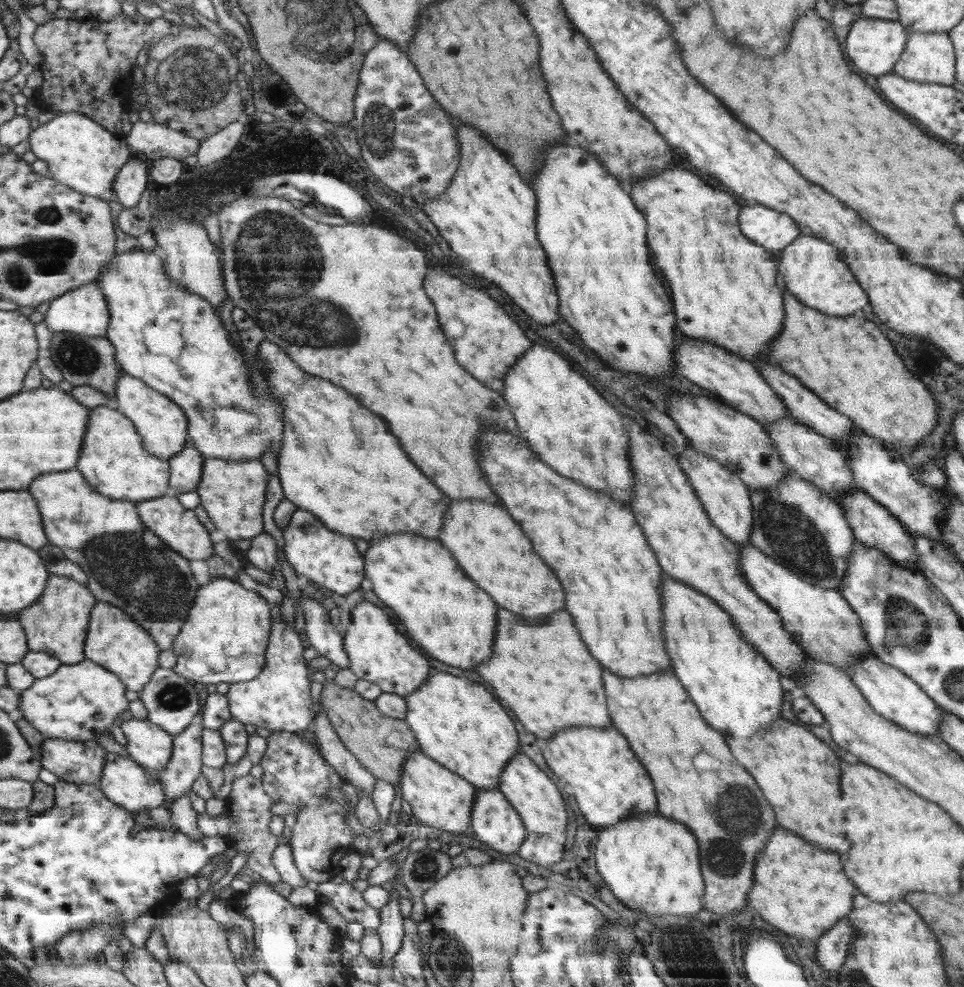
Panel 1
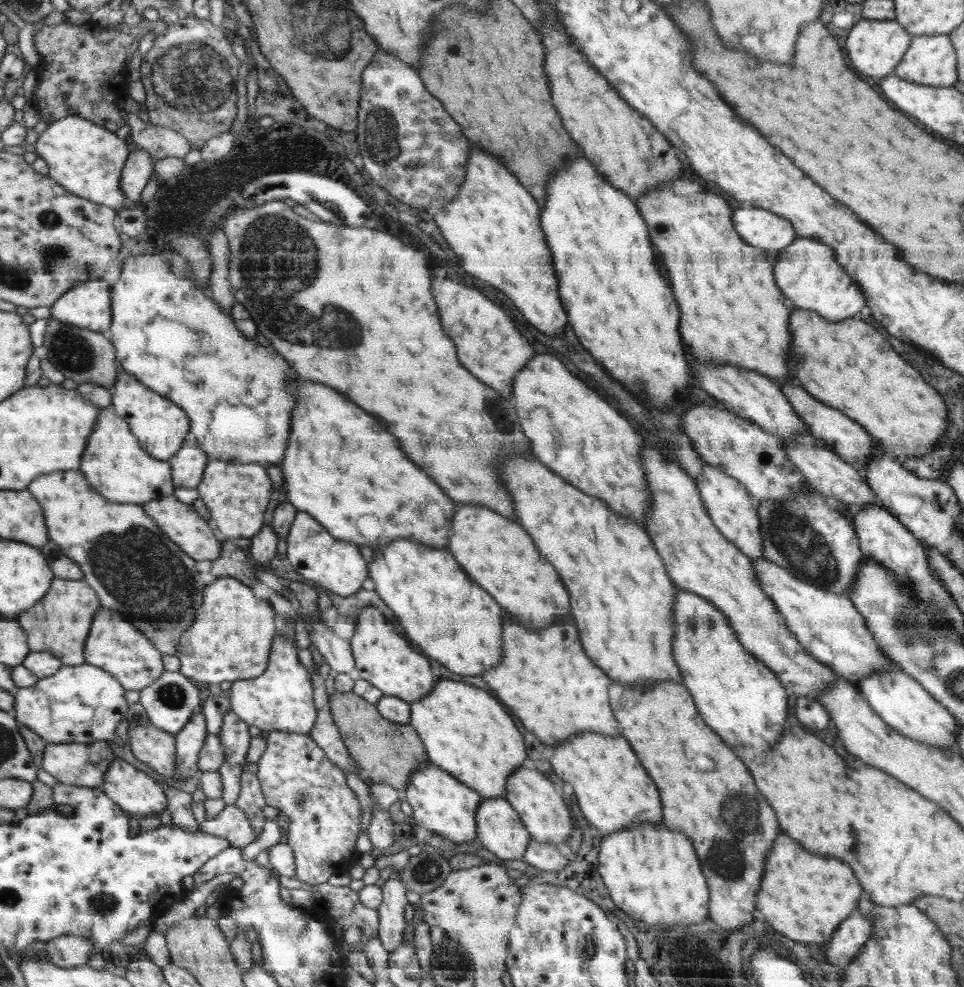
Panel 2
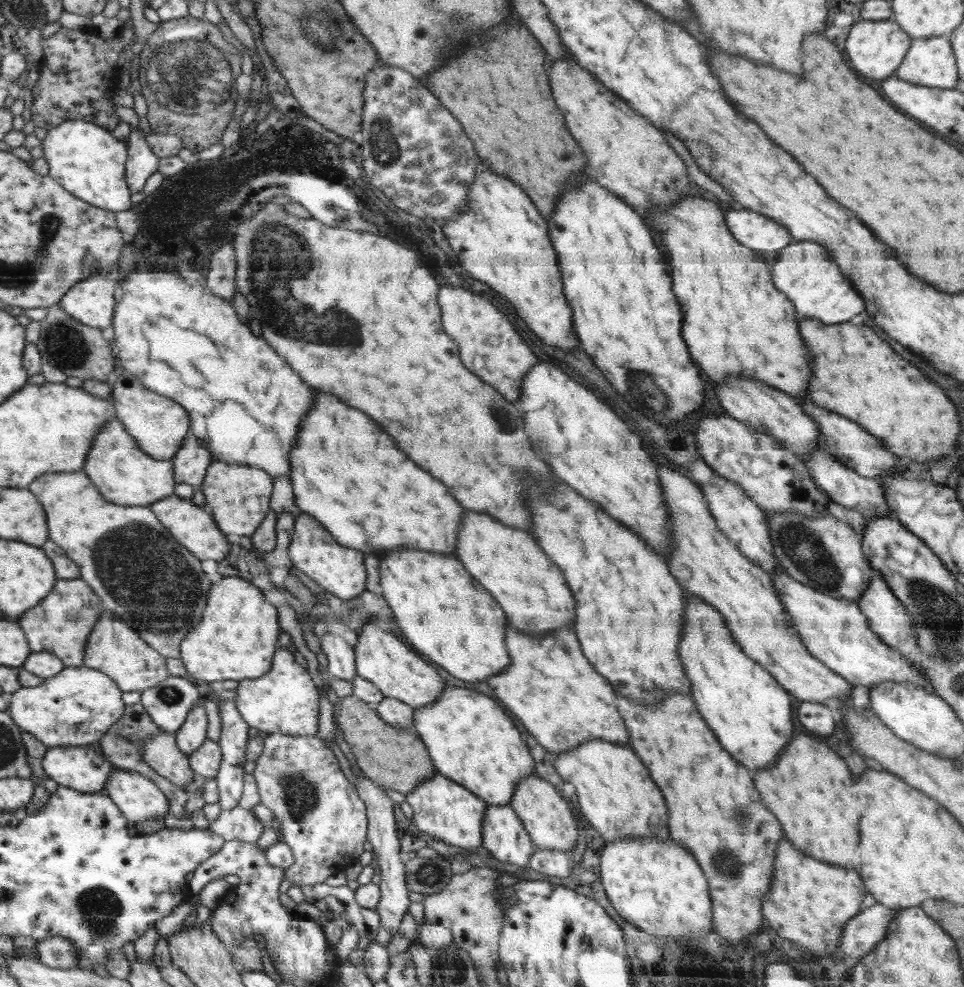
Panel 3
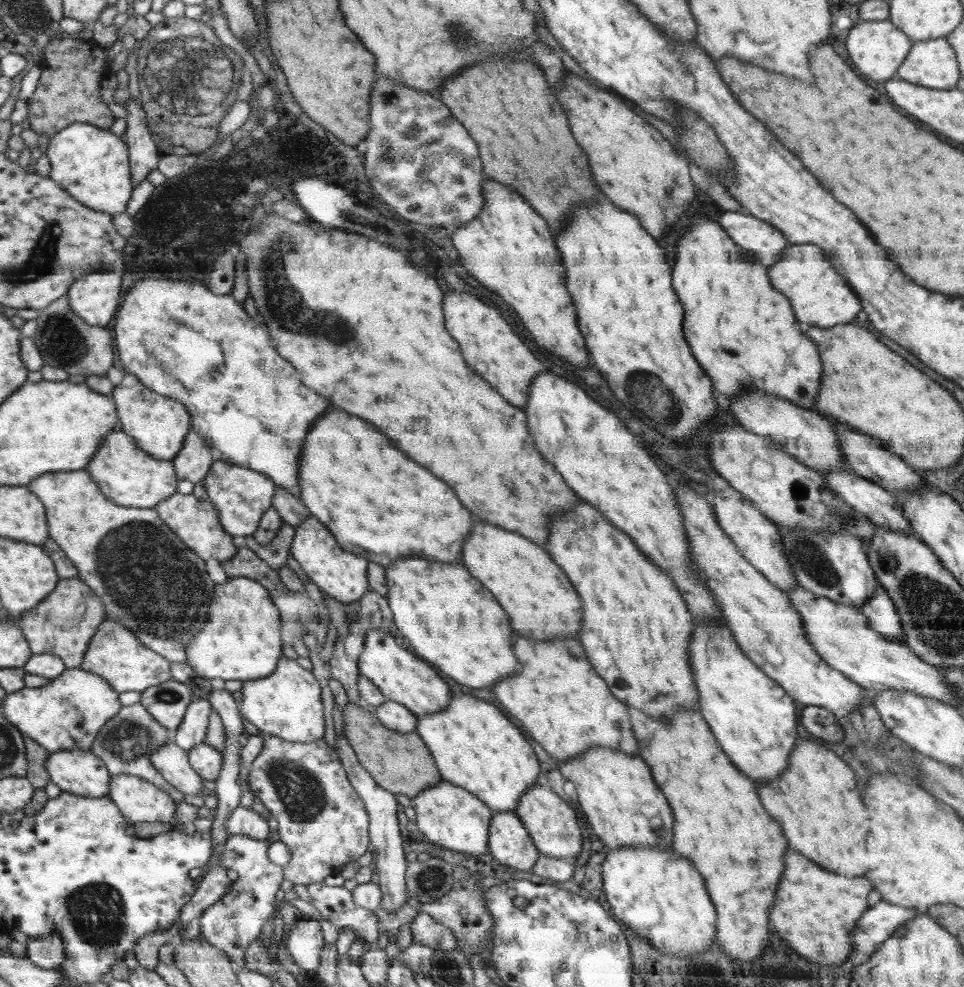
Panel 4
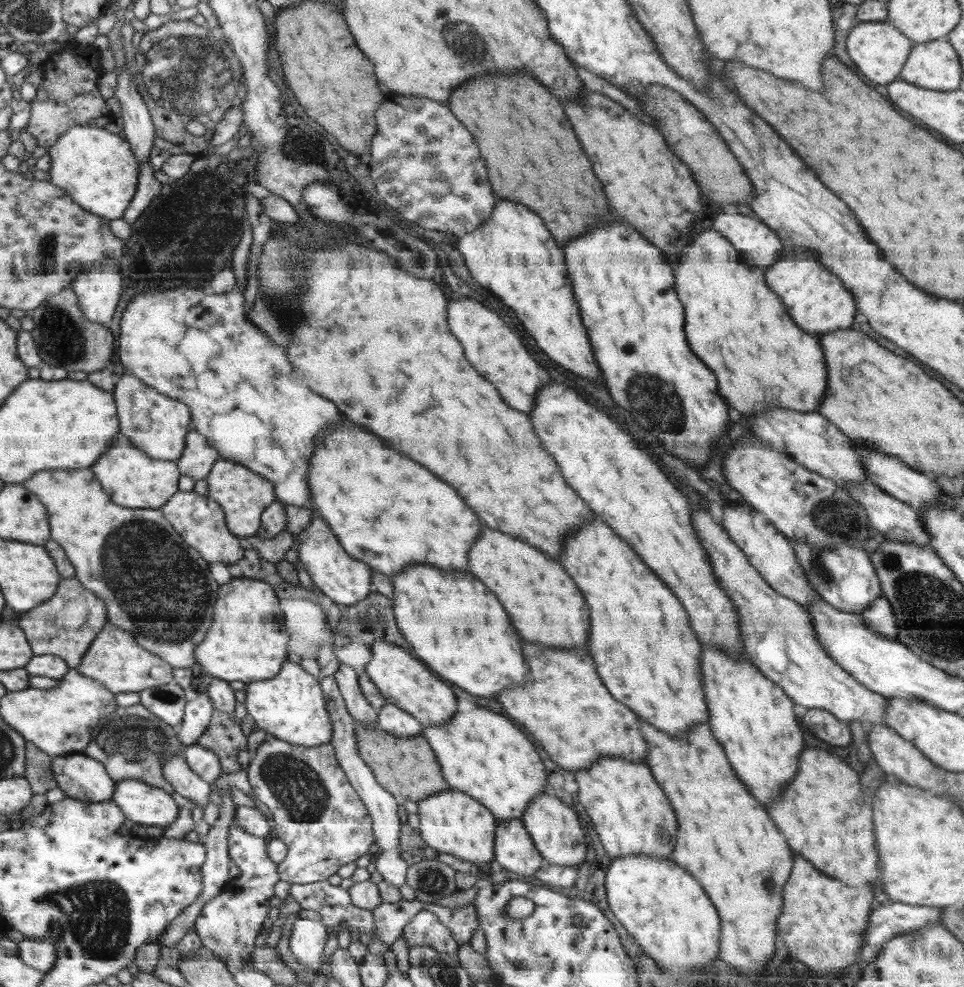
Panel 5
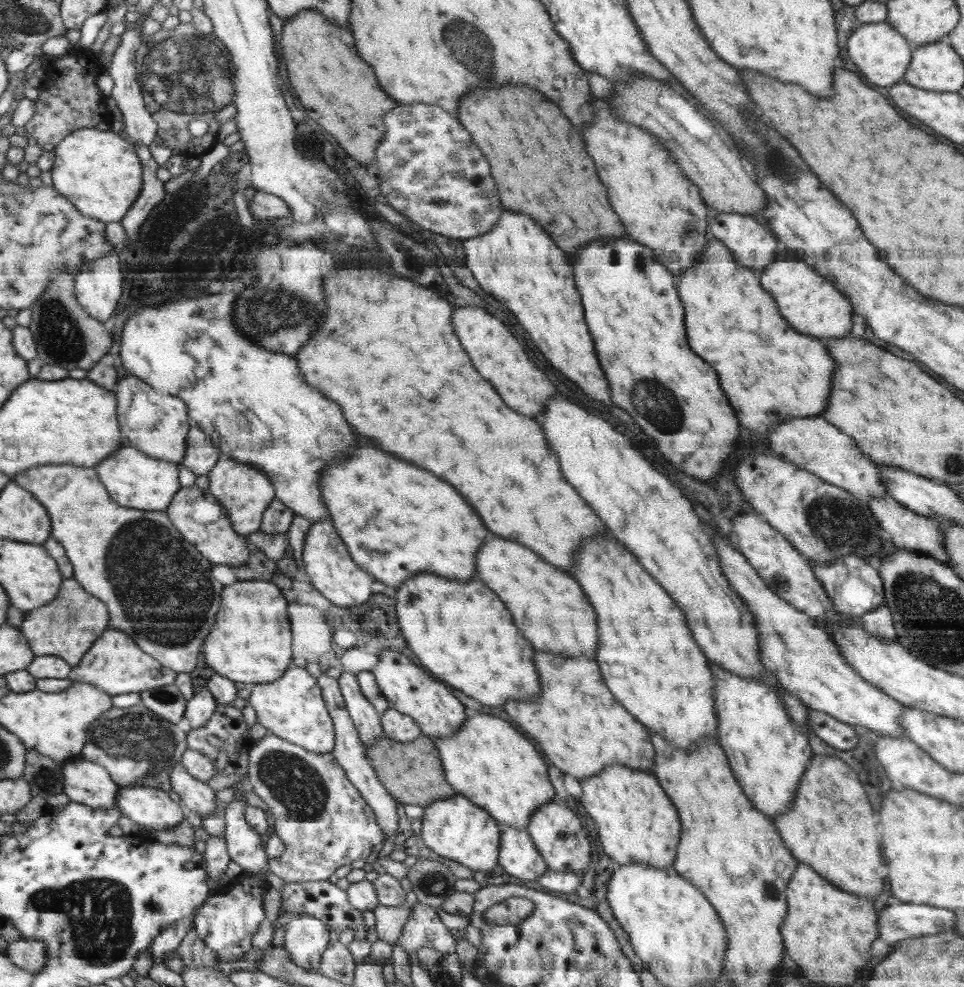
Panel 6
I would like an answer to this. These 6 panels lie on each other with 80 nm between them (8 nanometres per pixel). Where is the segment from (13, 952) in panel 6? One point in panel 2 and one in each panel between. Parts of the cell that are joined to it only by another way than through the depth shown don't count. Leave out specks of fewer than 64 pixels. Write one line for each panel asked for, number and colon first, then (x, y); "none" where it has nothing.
2: (67, 951)
3: (57, 952)
4: (48, 952)
5: (40, 953)

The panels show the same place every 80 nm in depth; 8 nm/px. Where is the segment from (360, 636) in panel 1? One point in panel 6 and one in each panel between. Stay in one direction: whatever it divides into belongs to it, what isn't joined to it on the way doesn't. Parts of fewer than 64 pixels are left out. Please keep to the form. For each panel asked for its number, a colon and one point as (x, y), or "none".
2: (383, 658)
3: (380, 657)
4: (401, 677)
5: (404, 682)
6: (409, 689)

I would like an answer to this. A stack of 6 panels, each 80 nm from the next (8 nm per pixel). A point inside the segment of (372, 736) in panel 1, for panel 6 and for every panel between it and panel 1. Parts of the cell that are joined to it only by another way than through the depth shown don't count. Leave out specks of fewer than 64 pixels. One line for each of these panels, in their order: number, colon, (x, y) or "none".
2: (388, 752)
3: (395, 758)
4: (402, 763)
5: (409, 768)
6: (412, 772)

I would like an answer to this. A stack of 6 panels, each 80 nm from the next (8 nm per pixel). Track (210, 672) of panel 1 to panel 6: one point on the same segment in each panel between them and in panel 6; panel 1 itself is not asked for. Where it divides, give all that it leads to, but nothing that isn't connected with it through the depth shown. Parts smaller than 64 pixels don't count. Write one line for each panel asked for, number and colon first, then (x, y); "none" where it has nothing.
2: (231, 641)
3: (237, 639)
4: (242, 641)
5: (249, 643)
6: (250, 642)

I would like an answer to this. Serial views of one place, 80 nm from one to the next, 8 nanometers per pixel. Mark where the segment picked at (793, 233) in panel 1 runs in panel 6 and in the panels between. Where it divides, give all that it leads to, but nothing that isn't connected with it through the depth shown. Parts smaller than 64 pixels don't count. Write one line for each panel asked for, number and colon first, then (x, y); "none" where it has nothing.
2: (760, 227)
3: (756, 231)
4: (766, 241)
5: (759, 244)
6: (753, 246)

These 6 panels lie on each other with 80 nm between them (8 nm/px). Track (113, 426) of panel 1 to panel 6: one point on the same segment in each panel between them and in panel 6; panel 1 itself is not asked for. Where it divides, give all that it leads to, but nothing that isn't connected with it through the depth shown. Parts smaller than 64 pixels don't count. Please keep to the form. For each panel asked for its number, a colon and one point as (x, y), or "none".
2: (115, 463)
3: (119, 466)
4: (127, 473)
5: (136, 480)
6: (137, 480)

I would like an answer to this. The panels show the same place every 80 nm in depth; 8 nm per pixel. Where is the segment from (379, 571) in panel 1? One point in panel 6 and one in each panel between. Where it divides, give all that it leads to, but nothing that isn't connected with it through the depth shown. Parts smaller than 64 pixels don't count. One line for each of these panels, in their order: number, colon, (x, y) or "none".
2: (448, 617)
3: (453, 622)
4: (450, 619)
5: (453, 624)
6: (460, 631)

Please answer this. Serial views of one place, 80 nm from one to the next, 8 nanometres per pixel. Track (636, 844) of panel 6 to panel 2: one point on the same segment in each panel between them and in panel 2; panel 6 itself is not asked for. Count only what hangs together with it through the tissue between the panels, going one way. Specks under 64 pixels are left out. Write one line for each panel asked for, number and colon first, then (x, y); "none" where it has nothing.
2: (613, 790)
3: (616, 795)
4: (625, 808)
5: (631, 815)

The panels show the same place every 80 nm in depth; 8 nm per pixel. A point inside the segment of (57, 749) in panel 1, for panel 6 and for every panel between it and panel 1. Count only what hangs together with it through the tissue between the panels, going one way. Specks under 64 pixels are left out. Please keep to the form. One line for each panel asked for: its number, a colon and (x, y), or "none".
2: (84, 765)
3: (83, 768)
4: (79, 771)
5: (81, 777)
6: (86, 782)

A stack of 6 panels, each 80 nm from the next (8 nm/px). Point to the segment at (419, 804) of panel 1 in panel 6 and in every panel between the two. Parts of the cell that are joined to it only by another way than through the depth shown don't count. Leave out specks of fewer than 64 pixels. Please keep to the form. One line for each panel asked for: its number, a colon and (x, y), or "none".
2: (446, 806)
3: (447, 811)
4: (449, 816)
5: (453, 822)
6: (455, 828)

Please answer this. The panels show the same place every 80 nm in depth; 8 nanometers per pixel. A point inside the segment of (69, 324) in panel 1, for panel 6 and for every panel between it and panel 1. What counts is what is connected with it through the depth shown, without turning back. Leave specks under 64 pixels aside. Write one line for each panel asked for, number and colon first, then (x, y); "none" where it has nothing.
2: (87, 306)
3: (90, 302)
4: (93, 298)
5: (98, 291)
6: (98, 286)

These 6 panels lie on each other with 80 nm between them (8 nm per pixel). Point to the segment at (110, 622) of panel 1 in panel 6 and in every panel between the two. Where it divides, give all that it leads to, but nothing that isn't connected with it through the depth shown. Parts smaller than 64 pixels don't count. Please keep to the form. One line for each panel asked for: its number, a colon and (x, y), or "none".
2: (117, 645)
3: (117, 650)
4: (118, 655)
5: (117, 660)
6: (118, 665)

